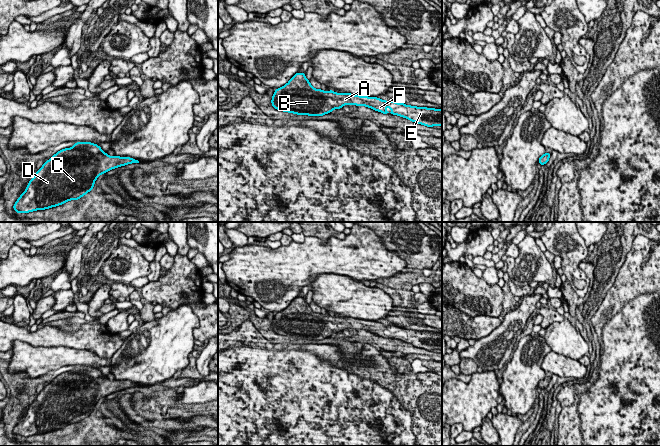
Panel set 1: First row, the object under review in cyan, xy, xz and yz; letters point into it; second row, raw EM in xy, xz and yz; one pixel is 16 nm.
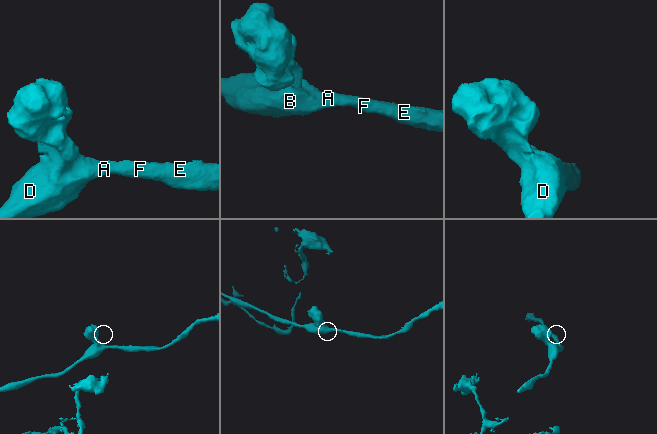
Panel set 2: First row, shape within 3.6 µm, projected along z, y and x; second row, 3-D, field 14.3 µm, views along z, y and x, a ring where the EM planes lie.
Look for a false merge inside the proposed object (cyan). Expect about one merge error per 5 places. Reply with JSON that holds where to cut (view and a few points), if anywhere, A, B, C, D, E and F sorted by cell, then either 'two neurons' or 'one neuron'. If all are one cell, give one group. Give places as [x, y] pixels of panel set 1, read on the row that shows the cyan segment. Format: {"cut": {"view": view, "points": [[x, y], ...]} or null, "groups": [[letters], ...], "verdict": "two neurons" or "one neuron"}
{"cut": null, "groups": [["A", "B", "C", "D", "E", "F"]], "verdict": "one neuron"}

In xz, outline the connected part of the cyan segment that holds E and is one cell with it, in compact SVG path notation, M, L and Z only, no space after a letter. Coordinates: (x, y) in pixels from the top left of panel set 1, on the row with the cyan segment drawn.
M303 72L296 73L287 84L277 88L271 98L275 109L297 115L323 116L334 109L353 104L366 106L383 114L398 115L427 127L442 126L442 109L410 106L378 97L336 93L330 89L325 92L313 88Z

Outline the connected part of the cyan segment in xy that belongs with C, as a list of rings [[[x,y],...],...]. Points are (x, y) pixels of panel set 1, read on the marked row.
[[[76,142],[71,148],[58,151],[43,164],[13,209],[16,213],[29,213],[79,200],[93,190],[101,174],[131,163],[139,161],[130,157],[111,157],[91,142]]]

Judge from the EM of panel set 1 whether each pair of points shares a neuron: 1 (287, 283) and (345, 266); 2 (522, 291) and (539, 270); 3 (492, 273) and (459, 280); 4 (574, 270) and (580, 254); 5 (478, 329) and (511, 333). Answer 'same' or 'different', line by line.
1: same
2: different
3: different
4: same
5: different

